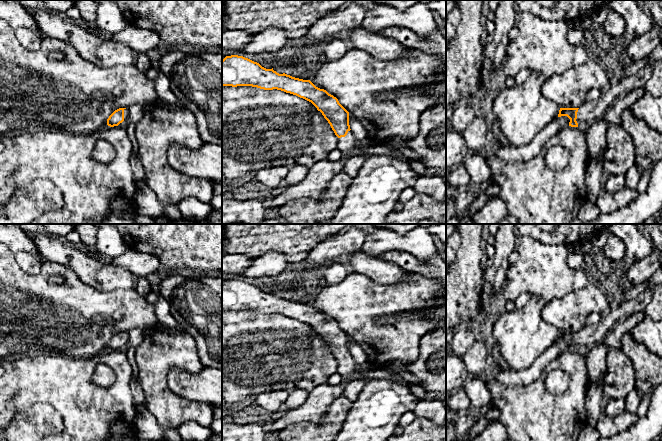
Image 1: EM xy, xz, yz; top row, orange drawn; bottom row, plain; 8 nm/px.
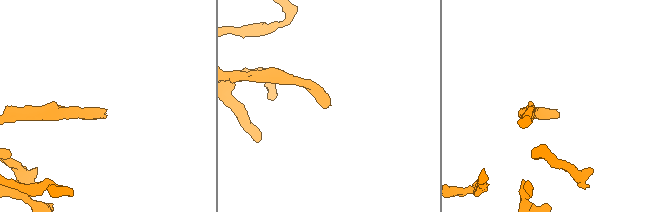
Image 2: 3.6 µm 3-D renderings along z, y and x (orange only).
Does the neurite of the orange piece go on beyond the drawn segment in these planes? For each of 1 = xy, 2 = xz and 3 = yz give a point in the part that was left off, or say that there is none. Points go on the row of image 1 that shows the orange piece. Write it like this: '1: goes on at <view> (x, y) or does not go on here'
1: goes on at xy (126, 111)
2: goes on at xz (346, 145)
3: goes on at yz (591, 111)

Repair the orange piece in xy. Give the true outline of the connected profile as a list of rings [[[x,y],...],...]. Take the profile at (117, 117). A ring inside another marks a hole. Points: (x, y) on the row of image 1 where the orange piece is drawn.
[[[119,108],[109,116],[109,118],[107,119],[107,125],[110,127],[125,127],[125,125],[129,122],[128,116],[128,108]]]

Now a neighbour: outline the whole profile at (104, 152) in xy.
[[[101,139],[96,142],[92,157],[101,163],[110,163],[116,157],[116,150],[109,142]]]

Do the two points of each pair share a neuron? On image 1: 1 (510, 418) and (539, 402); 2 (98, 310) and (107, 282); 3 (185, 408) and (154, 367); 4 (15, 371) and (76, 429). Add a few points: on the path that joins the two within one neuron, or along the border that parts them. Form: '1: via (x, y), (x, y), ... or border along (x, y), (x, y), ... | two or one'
1: via (517, 414), (529, 412), (532, 409) | one
2: border along (83, 281), (101, 291), (127, 289) | two
3: via (173, 402), (154, 383), (154, 379) | one
4: via (33, 380), (39, 380), (70, 411) | one

